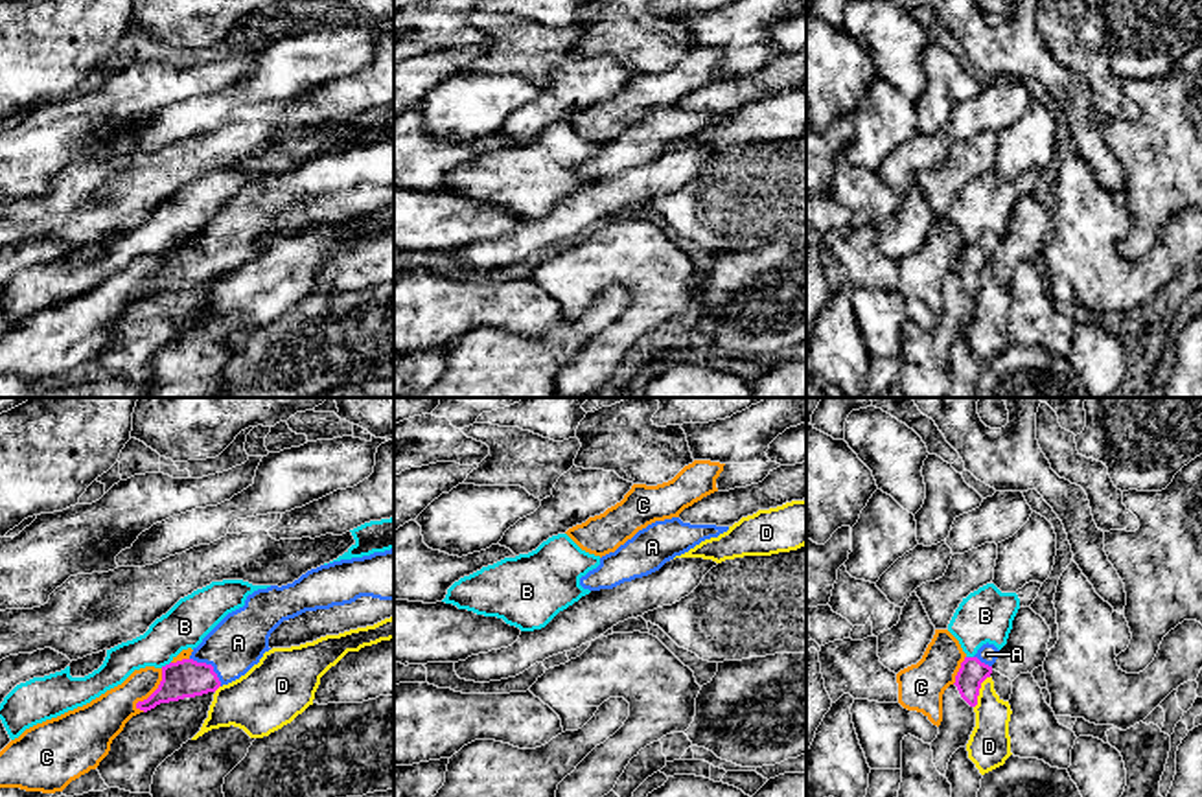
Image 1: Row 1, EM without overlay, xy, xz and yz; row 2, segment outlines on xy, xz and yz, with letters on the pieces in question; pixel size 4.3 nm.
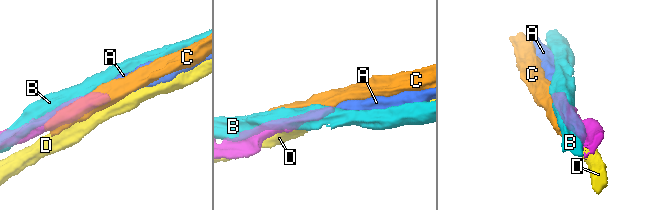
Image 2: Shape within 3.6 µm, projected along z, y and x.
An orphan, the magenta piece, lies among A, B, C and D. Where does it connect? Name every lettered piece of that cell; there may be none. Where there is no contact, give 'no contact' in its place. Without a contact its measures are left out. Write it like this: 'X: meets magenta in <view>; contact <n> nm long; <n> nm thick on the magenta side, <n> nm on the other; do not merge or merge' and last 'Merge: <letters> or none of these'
A: meets magenta in xy; contact 190 nm long; 170 nm thick on the magenta side, 240 nm on the other; merge
B: meets magenta in xy; contact 50 nm long; 170 nm thick on the magenta side, 190 nm on the other; do not merge
C: meets magenta in xy; contact 220 nm long; 170 nm thick on the magenta side, 190 nm on the other; do not merge
D: meets magenta in yz; contact 160 nm long; 120 nm thick on the magenta side, 190 nm on the other; do not merge
Merge: A

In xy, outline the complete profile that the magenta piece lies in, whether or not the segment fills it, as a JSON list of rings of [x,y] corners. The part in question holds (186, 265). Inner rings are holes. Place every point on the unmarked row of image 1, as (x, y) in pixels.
[[[394,136],[374,140],[363,145],[341,147],[307,158],[287,173],[271,173],[247,184],[245,193],[228,201],[204,226],[193,236],[188,247],[162,254],[158,276],[136,296],[147,300],[160,291],[195,285],[215,280],[245,263],[269,239],[271,221],[289,206],[306,199],[329,197],[333,193],[352,191],[361,184],[394,188]]]

